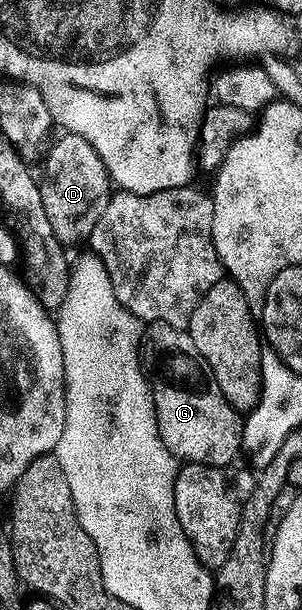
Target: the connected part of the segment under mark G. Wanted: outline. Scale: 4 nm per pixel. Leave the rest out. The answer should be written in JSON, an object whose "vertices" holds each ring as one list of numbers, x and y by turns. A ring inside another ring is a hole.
{"vertices":[[160,321,148,324,139,338,139,363,153,395,159,438,173,456,183,463,216,467,227,467,235,456,240,456,243,421,235,418,238,417,237,410,228,403,225,395,221,395,187,332]]}

